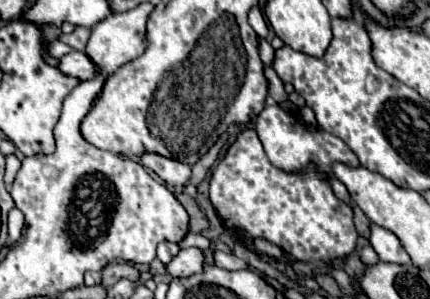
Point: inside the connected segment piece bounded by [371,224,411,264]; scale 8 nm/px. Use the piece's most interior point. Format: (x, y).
(388, 249)

